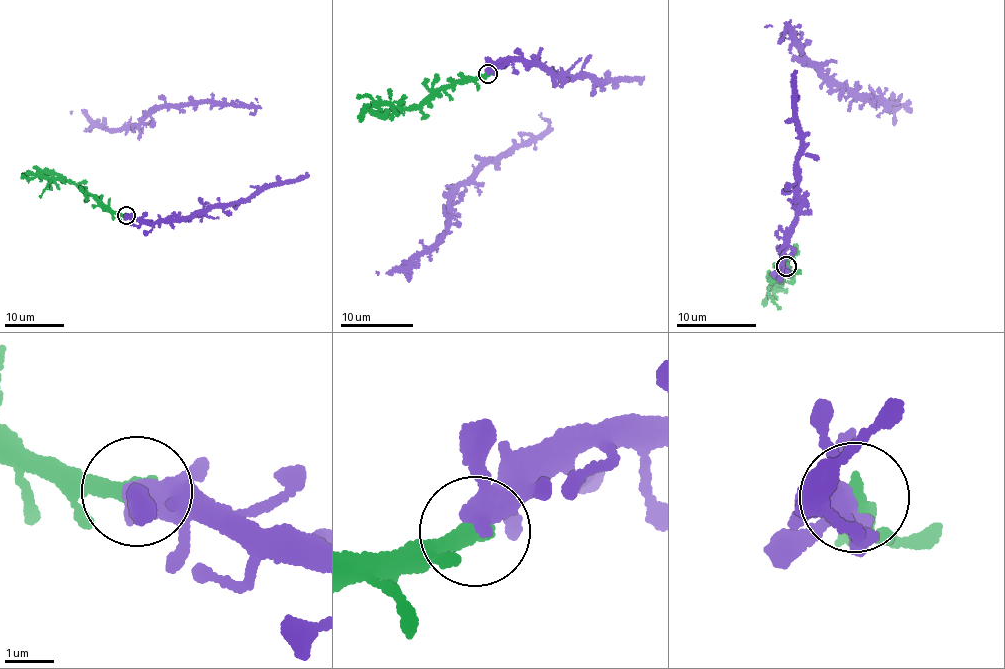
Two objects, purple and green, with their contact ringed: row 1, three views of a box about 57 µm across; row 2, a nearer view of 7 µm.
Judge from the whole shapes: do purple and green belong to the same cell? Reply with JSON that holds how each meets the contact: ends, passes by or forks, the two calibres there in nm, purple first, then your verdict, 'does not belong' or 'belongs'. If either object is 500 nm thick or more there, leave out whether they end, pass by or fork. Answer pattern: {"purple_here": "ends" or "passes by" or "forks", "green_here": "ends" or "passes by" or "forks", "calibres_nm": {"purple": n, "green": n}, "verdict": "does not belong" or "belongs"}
{"purple_here": "forks", "green_here": "ends", "calibres_nm": {"purple": 360, "green": 420}, "verdict": "belongs"}

